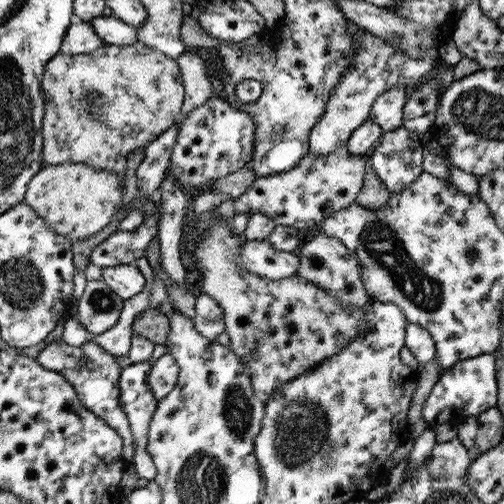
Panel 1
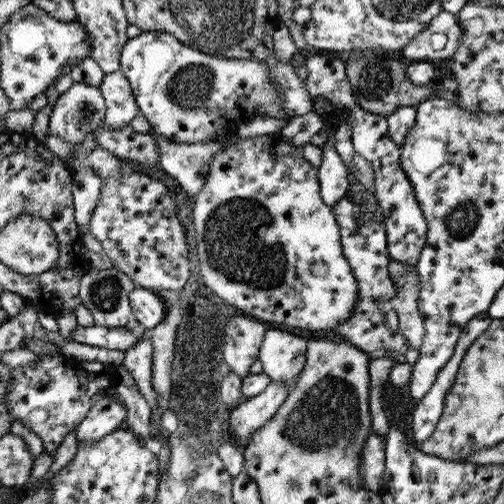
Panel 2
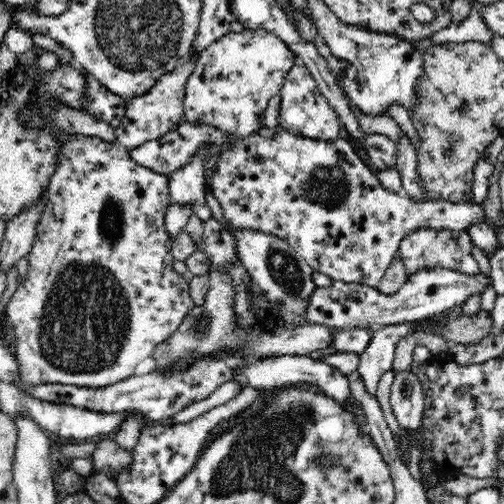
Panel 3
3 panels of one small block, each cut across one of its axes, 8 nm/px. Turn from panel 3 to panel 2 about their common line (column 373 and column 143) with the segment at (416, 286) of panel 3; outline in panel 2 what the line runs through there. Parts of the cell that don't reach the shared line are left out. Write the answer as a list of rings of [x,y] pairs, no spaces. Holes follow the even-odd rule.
[[[135,286],[133,294],[129,296],[129,304],[143,332],[149,332],[155,326],[159,326],[171,312],[171,308],[167,308],[167,300],[163,300],[159,292],[153,292],[141,286]]]

